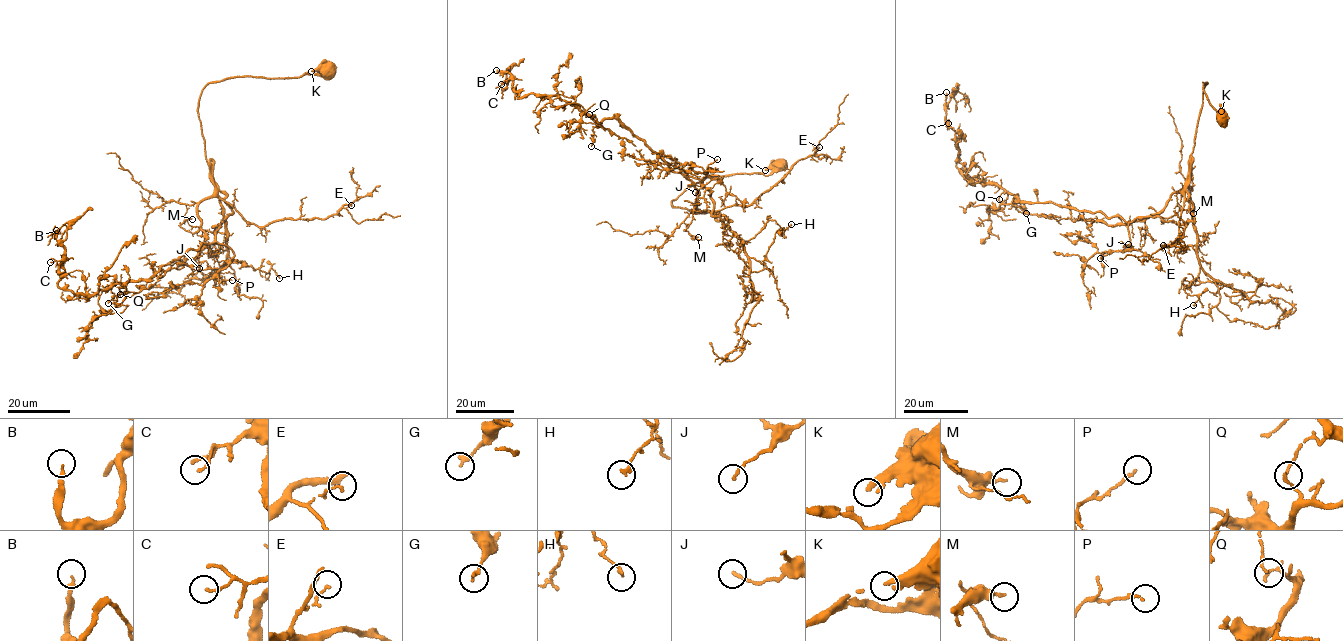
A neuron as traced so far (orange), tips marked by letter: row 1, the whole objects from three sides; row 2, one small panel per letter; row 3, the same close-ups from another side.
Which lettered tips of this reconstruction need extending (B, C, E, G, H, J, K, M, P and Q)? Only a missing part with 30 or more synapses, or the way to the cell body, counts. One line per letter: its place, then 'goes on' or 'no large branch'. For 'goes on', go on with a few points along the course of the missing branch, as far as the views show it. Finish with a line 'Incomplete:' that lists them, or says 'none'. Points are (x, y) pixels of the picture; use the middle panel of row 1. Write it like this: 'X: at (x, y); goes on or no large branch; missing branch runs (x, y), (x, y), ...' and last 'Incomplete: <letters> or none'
B: at (496, 70); goes on
C: at (501, 84); no large branch
E: at (819, 147); no large branch
G: at (591, 146); no large branch
H: at (791, 224); no large branch
J: at (695, 192); no large branch
K: at (765, 170); no large branch
M: at (698, 237); no large branch
P: at (717, 159); no large branch
Q: at (589, 114); no large branch
Incomplete: B

